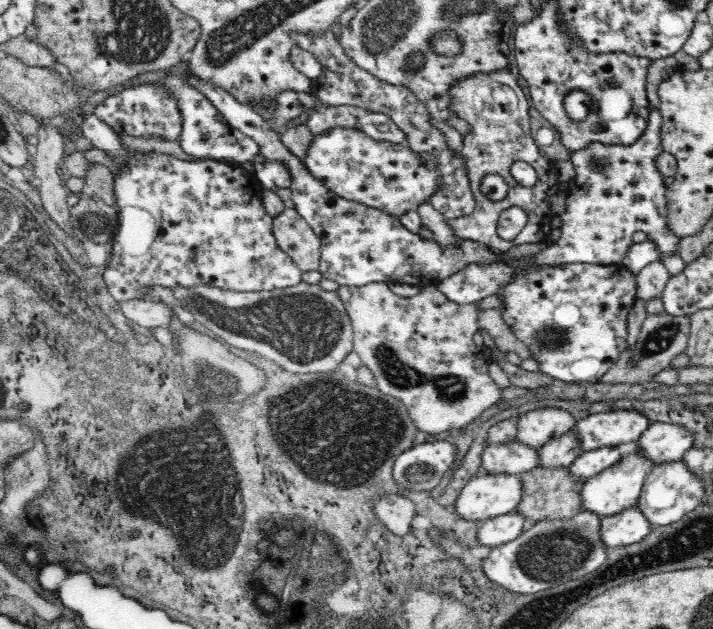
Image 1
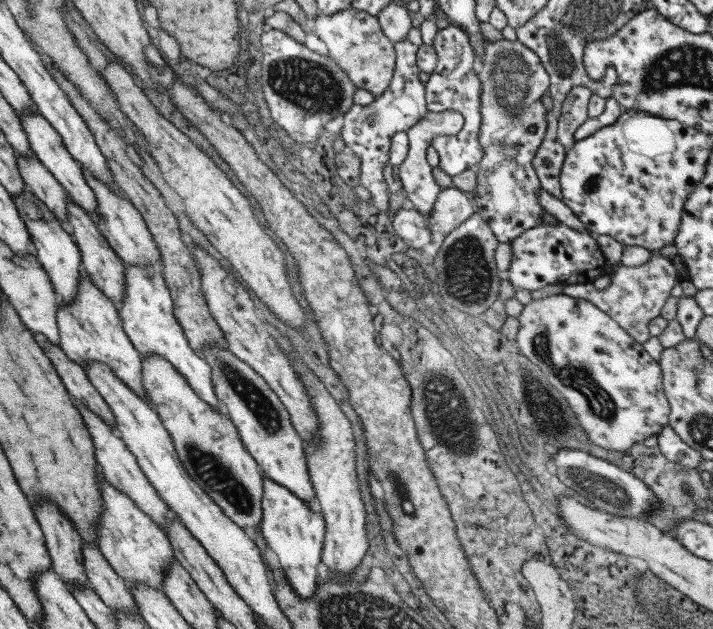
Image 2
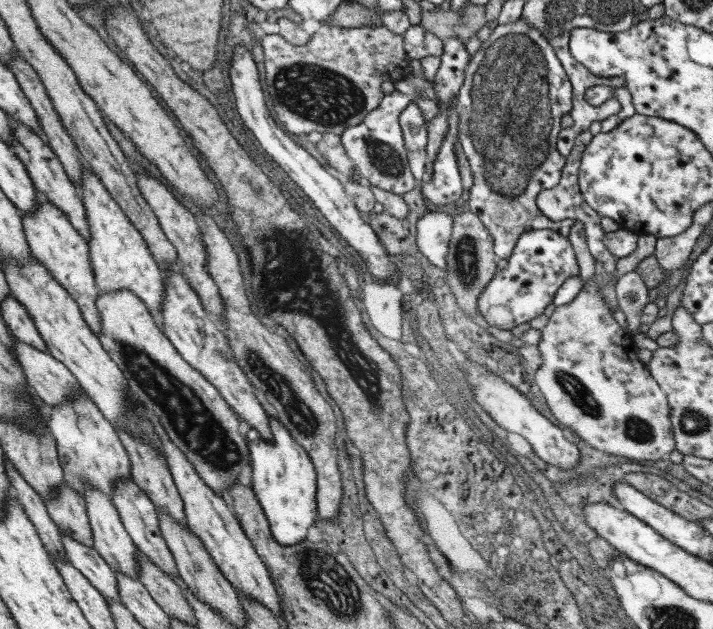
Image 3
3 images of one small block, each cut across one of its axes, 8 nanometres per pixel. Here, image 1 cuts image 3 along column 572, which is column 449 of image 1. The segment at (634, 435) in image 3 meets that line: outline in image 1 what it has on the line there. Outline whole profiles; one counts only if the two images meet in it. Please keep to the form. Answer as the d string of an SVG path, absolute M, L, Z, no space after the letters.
M371 282L364 286L340 285L337 293L351 320L353 350L372 372L377 388L386 397L396 398L406 406L407 414L420 432L435 435L464 429L503 398L503 390L488 372L492 362L491 348L474 343L474 334L479 331L478 315L484 310L479 302L452 302L437 283L420 287L419 292L411 297L394 294L389 283L385 282Z

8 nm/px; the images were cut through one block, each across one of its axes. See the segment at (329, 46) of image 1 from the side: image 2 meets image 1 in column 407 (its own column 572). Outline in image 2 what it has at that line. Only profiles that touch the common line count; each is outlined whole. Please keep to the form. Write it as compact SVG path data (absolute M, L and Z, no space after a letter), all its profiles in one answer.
M573 86L561 103L561 112L557 119L556 139L563 148L573 144L573 134L577 127L587 119L587 102L592 95L585 86Z

